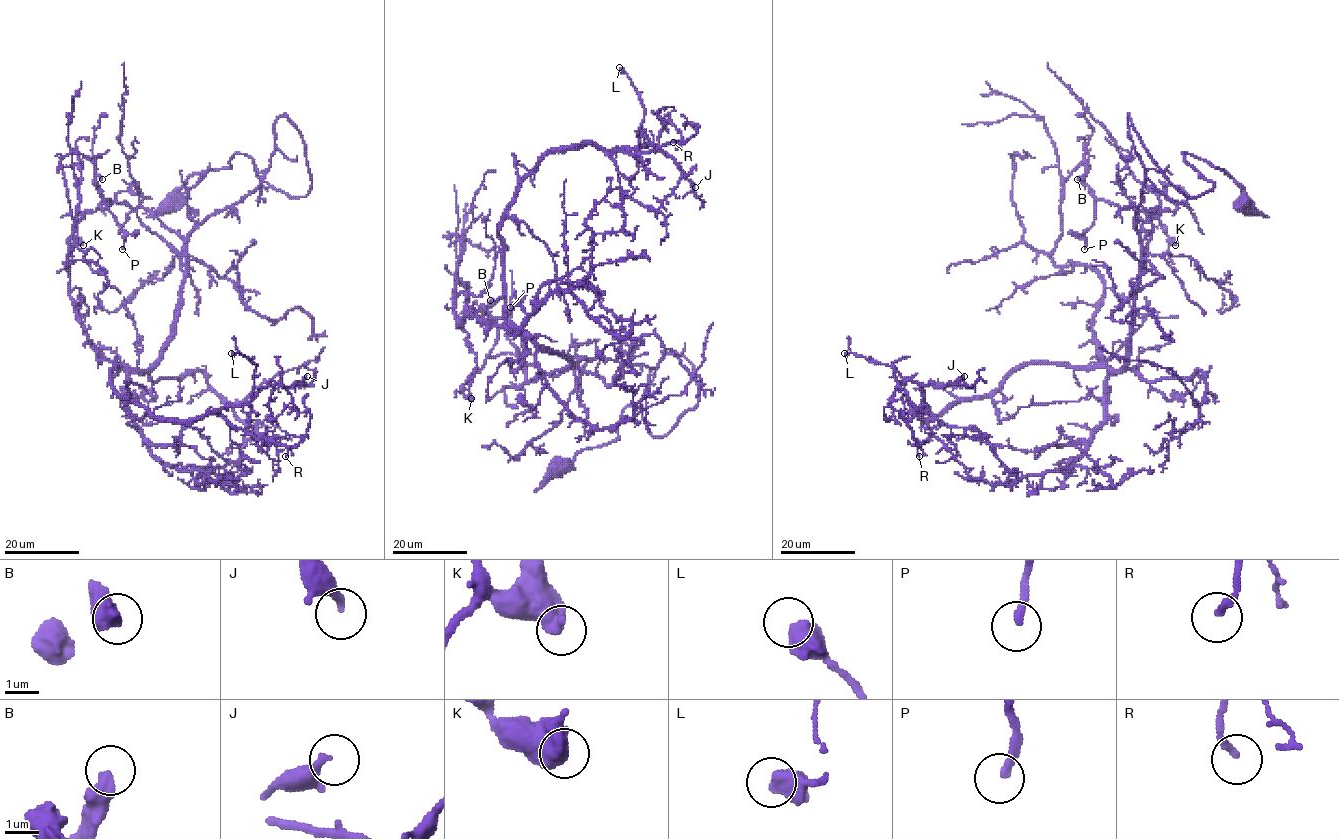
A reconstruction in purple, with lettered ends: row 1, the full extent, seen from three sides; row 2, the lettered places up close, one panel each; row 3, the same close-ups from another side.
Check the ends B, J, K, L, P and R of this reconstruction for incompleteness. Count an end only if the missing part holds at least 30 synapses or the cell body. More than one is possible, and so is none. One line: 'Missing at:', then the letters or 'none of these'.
Missing at: none of these

